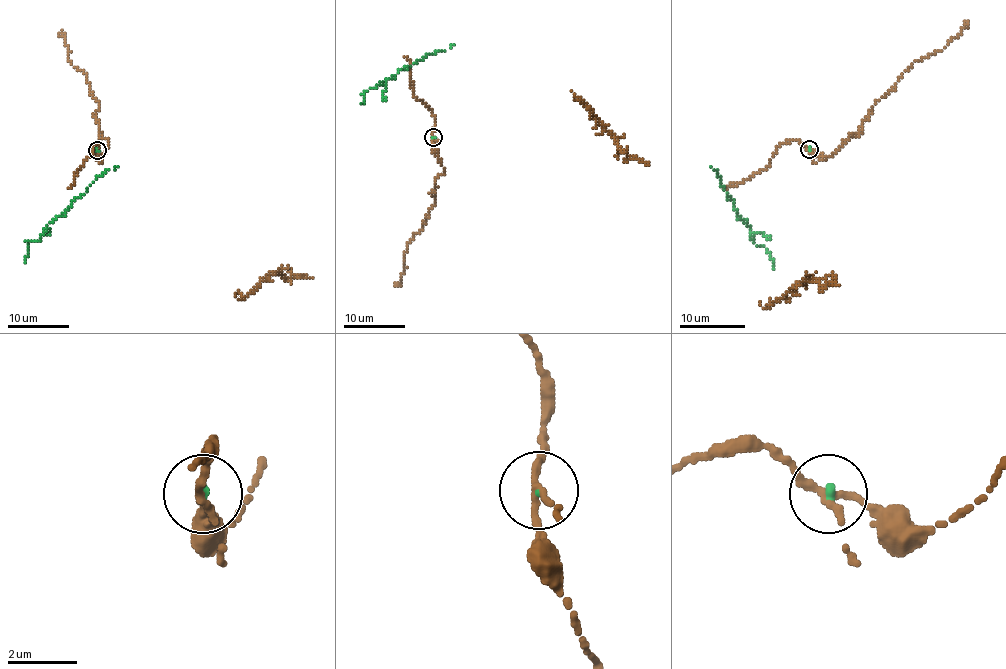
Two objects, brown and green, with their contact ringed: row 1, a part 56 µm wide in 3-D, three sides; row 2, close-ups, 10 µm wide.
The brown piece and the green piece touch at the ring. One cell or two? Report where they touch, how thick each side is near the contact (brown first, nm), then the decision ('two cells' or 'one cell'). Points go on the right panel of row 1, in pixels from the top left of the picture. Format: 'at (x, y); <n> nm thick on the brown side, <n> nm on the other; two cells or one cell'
at (809, 149); 260 nm thick on the brown side, 190 nm on the other; one cell

